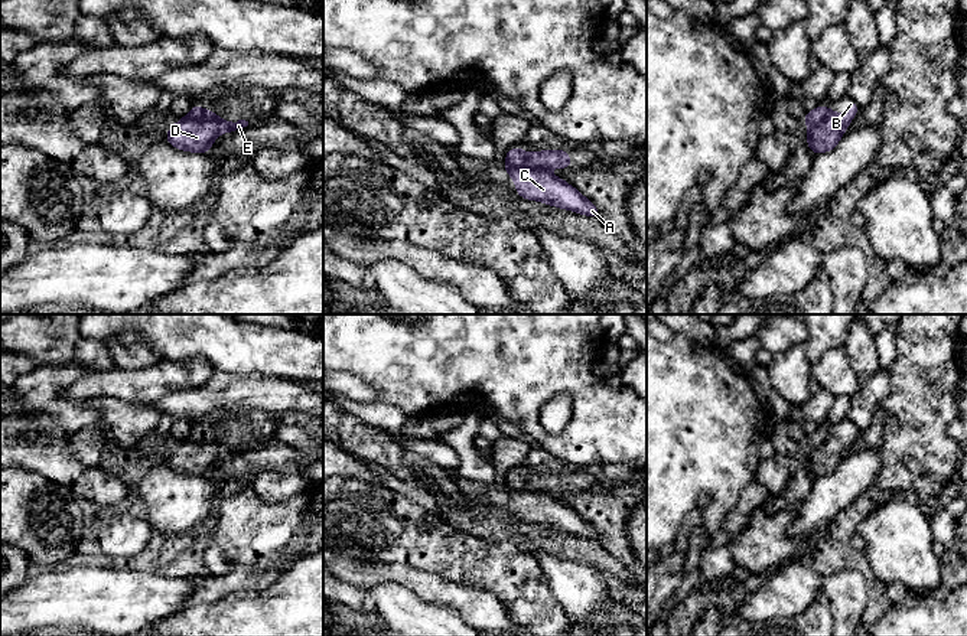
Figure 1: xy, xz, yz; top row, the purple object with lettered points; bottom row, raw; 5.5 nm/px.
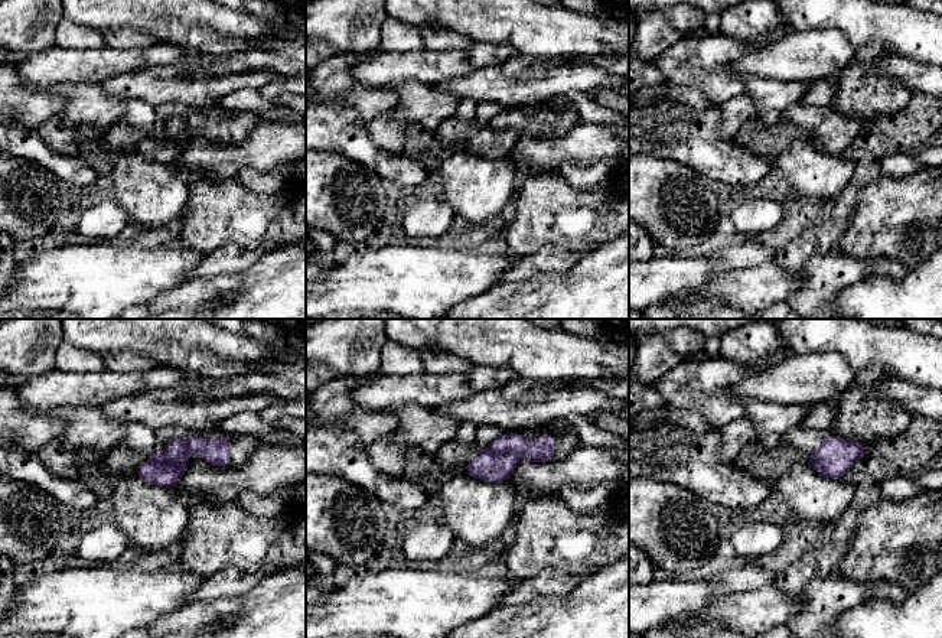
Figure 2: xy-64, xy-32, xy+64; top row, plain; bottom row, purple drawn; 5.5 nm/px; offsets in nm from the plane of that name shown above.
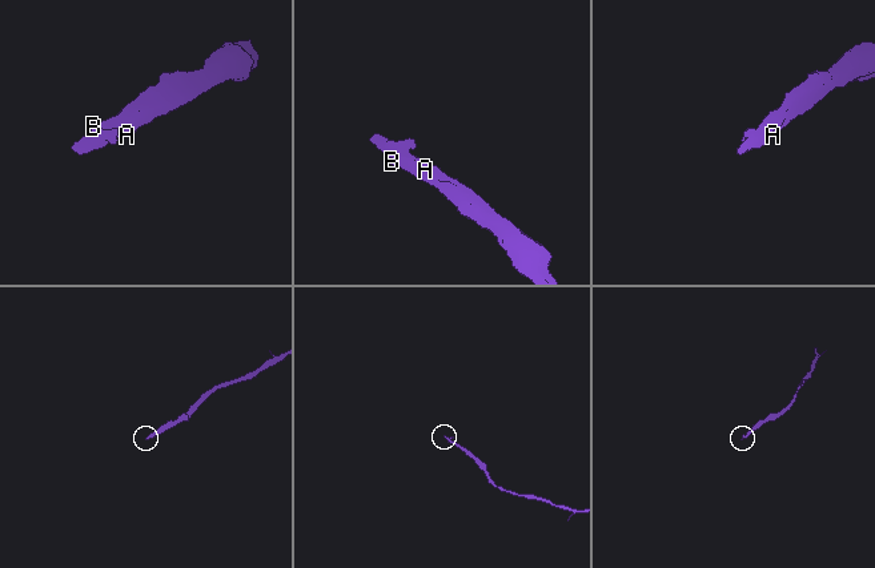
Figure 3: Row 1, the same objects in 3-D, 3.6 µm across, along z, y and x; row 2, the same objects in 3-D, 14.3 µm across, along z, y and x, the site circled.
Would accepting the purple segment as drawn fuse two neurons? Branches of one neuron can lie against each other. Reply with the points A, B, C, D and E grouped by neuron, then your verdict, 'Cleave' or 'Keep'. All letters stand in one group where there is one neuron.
Groups: A B C D / E. Cleave

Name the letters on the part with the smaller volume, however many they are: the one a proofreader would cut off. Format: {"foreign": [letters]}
{"foreign": ["E"]}

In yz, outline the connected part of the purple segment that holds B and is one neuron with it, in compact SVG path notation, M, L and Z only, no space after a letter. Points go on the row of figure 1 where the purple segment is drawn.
M849 98L844 115L830 110L820 124L810 127L805 141L811 153L833 151L859 110L857 104Z

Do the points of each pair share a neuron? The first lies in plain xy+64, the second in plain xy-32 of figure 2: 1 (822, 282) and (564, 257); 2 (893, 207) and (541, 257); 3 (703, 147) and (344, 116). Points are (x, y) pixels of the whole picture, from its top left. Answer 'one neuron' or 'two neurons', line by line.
1: one neuron
2: two neurons
3: one neuron

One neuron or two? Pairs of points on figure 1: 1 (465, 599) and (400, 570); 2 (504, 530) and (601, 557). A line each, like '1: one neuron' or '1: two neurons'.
1: one neuron
2: one neuron

